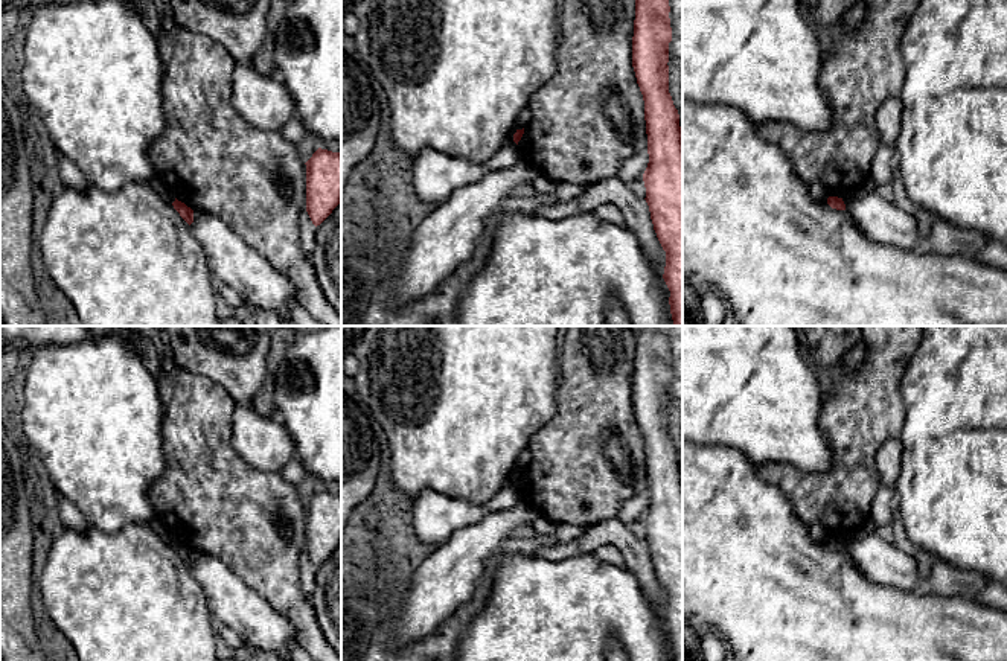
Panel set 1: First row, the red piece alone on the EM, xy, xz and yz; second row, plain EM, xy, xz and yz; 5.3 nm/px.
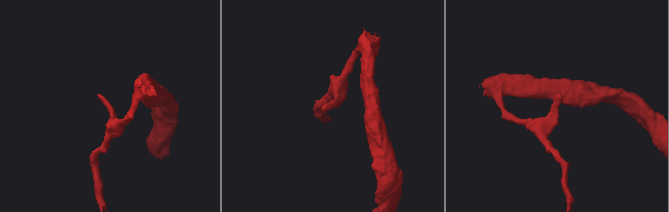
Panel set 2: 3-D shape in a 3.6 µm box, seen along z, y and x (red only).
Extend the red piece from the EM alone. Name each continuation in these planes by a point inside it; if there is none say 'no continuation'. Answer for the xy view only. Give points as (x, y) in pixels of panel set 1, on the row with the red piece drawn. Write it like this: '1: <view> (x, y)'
no continuation

